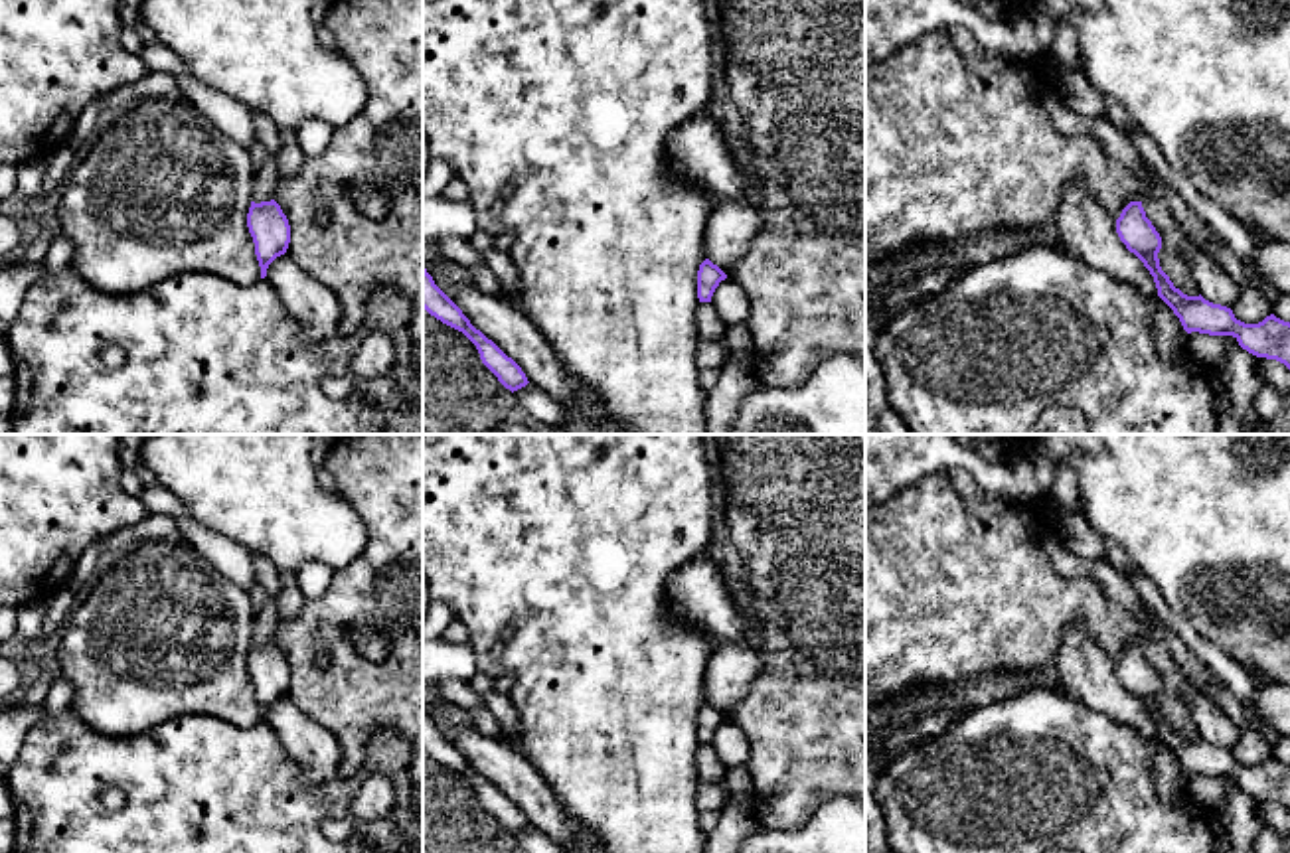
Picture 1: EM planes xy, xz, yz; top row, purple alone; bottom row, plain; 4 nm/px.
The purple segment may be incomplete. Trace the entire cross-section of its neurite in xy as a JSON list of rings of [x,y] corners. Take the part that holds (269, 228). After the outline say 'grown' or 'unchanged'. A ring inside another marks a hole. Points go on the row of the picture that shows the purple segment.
[[[251,201],[247,227],[255,243],[255,255],[261,267],[261,278],[267,276],[269,265],[286,253],[290,243],[290,225],[281,205],[271,201]]] | unchanged

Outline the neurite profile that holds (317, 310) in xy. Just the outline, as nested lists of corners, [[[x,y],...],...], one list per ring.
[[[286,253],[269,265],[265,278],[308,342],[320,342],[338,332],[342,306],[336,292],[304,272]]]

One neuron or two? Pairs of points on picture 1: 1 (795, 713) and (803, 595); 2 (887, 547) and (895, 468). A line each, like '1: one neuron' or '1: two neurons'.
1: one neuron
2: two neurons

